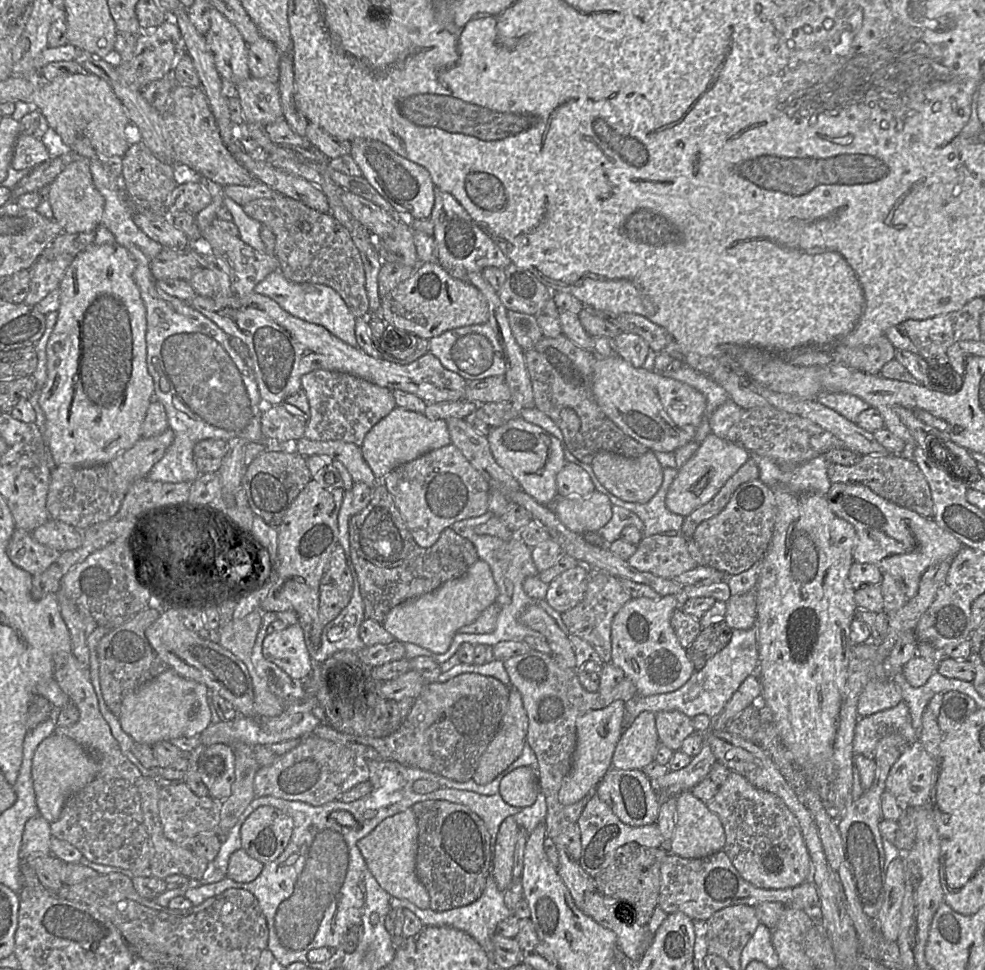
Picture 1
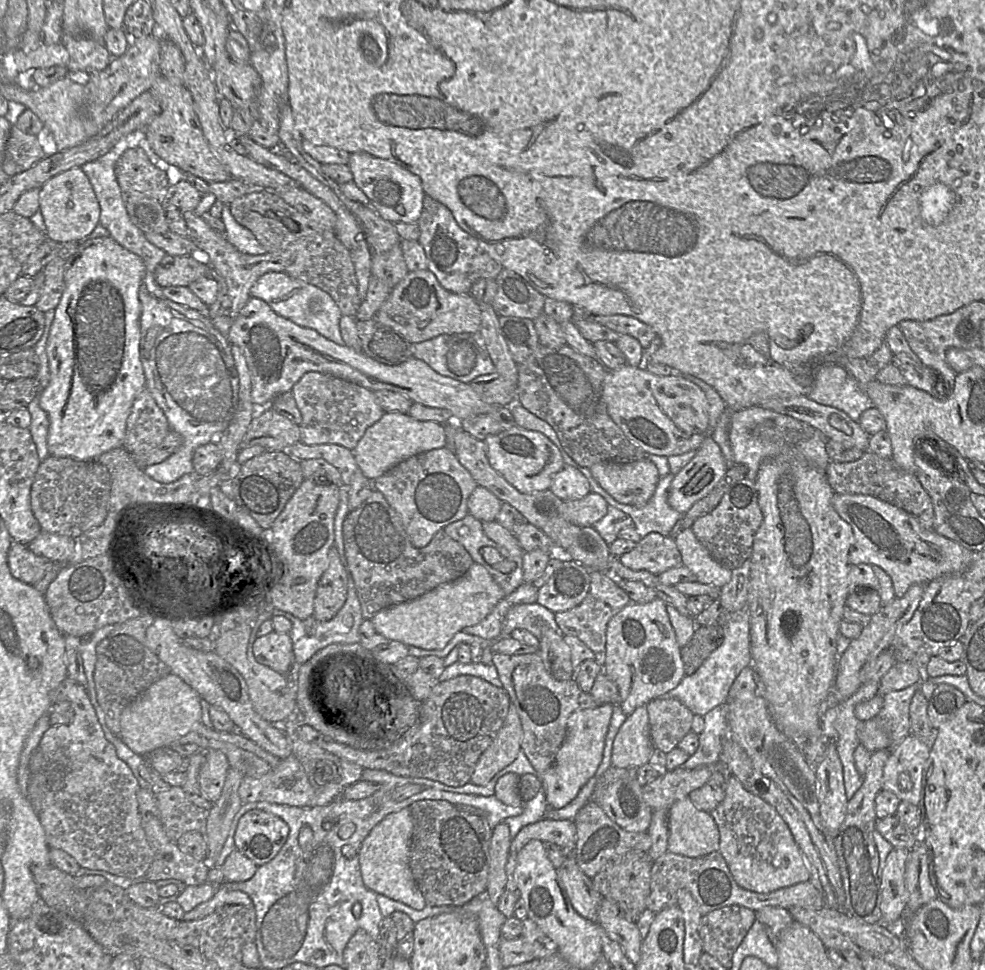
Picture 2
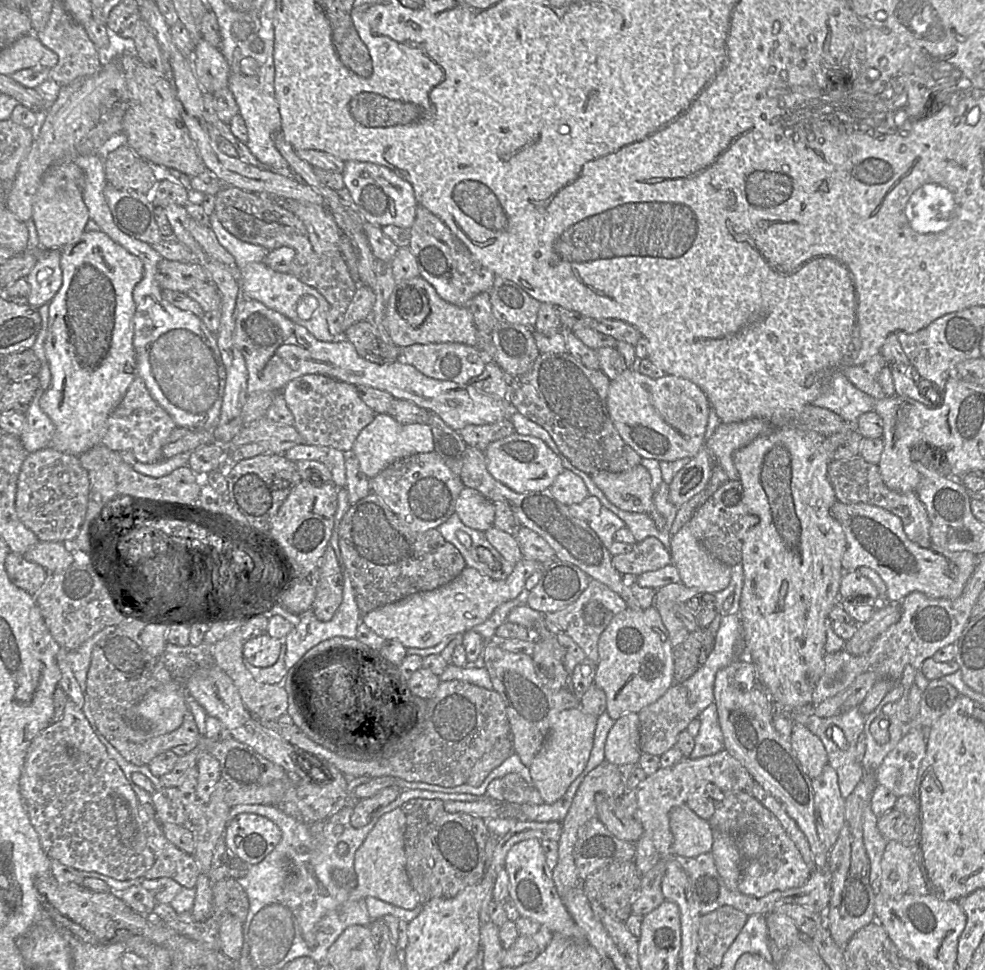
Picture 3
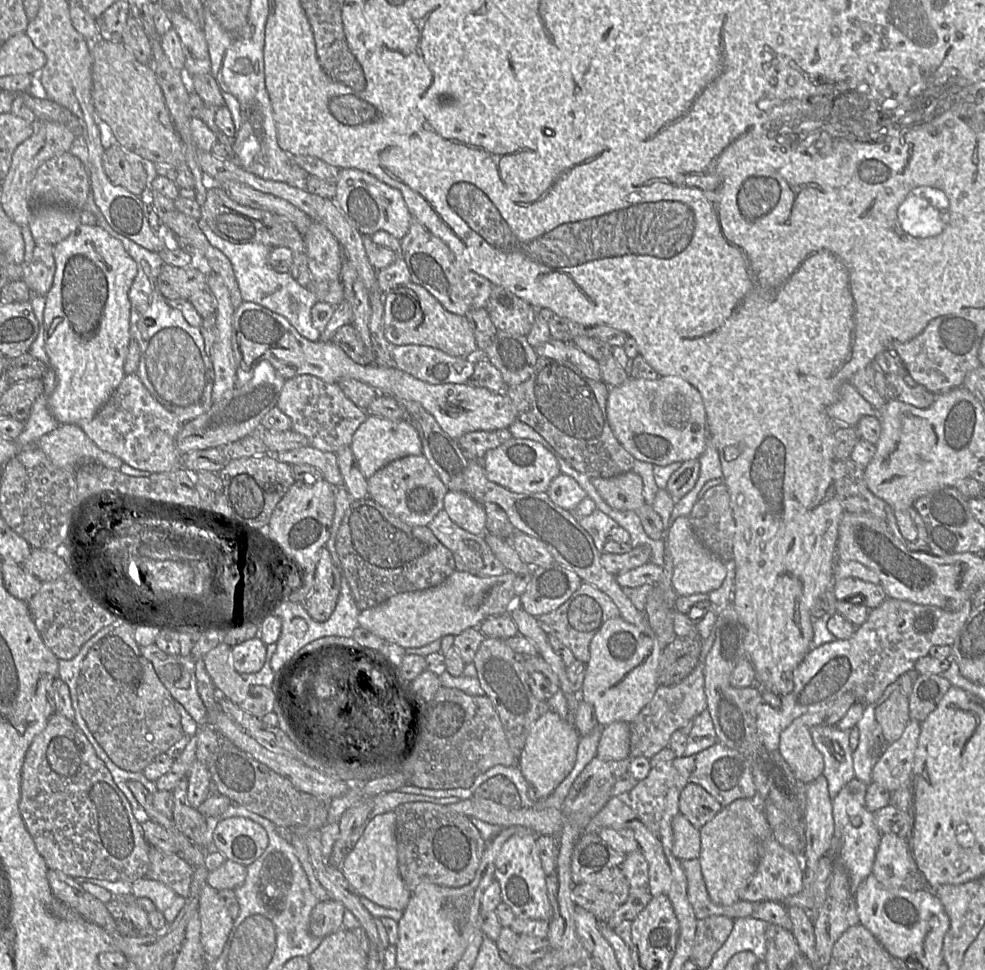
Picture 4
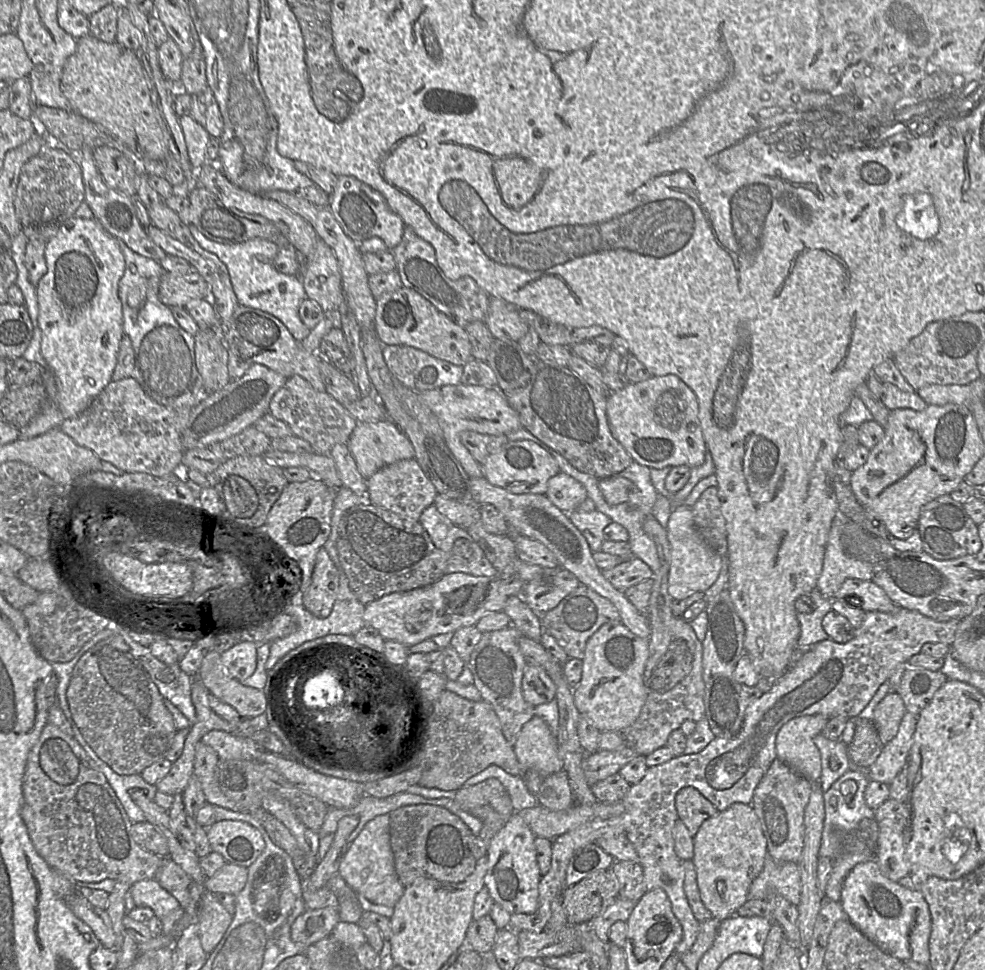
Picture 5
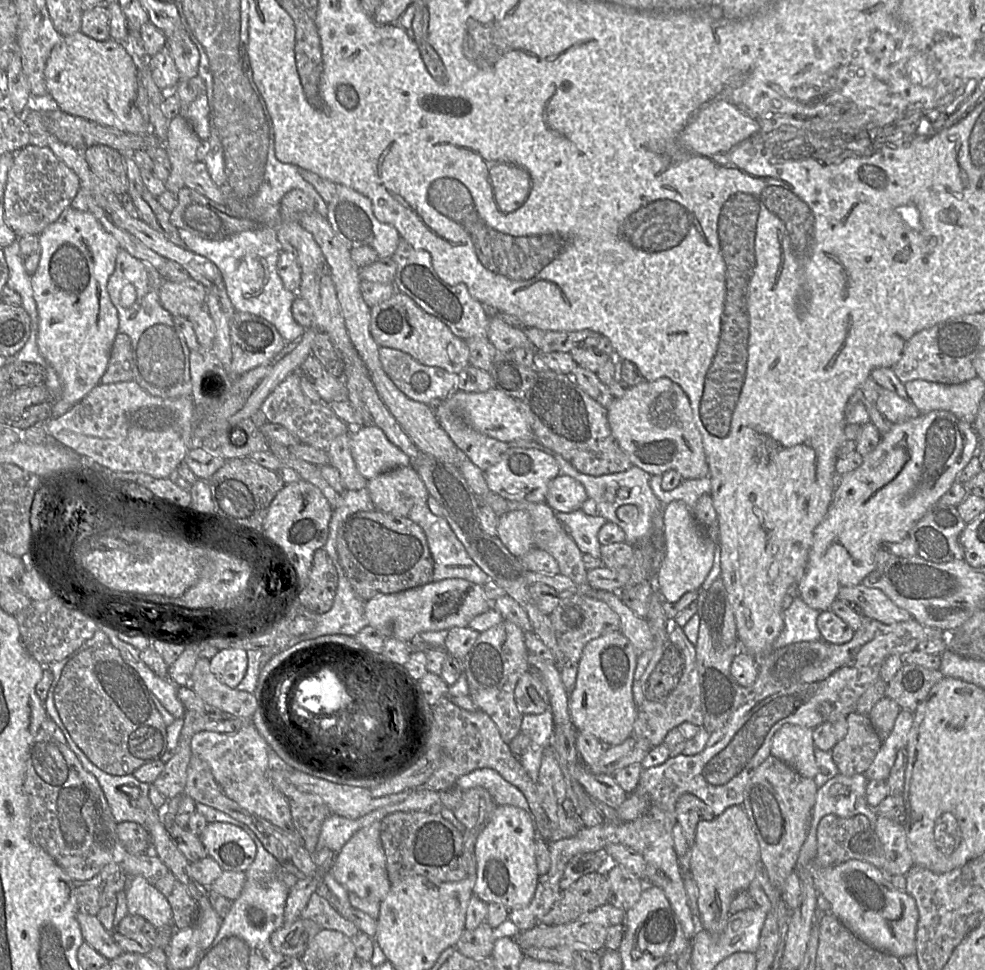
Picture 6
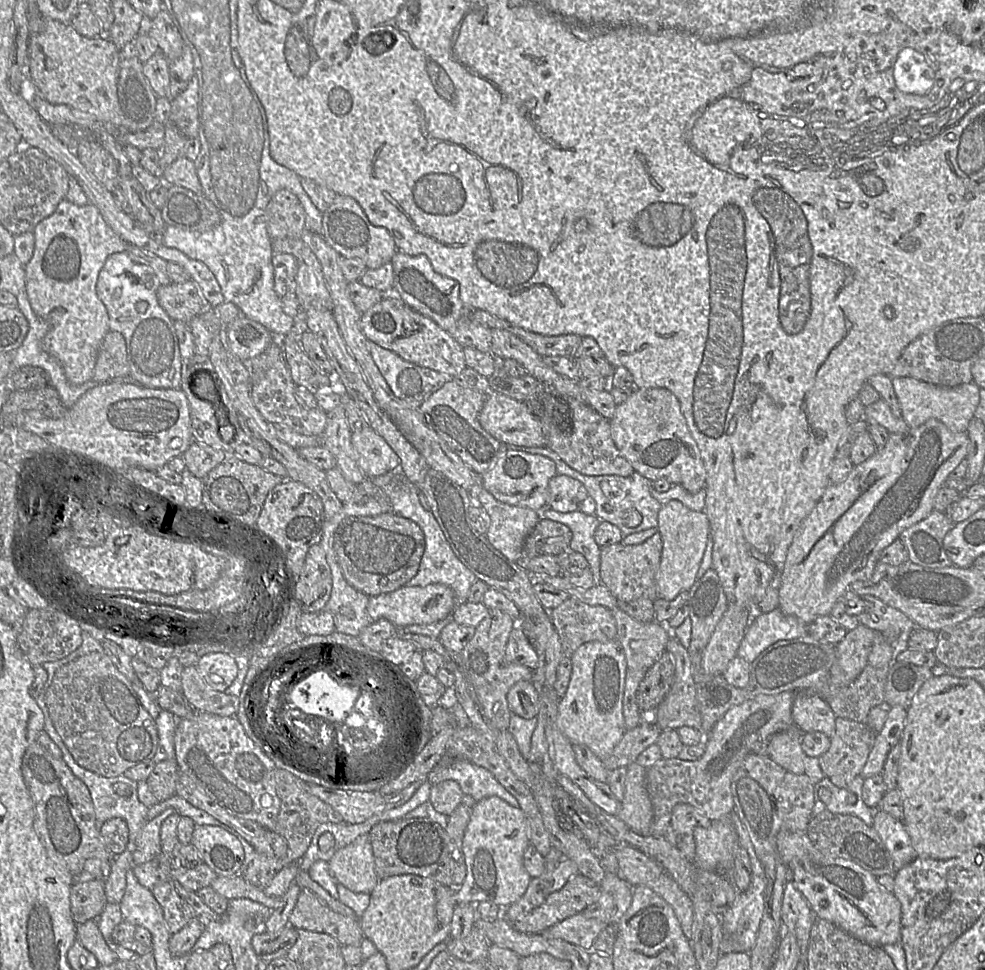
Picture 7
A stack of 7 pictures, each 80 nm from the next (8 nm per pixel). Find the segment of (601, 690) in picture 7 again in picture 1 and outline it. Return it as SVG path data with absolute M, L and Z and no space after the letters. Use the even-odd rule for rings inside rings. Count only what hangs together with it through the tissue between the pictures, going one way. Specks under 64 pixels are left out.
M683 585L680 586L682 587L682 593L679 593L677 595L661 596L659 599L650 599L647 597L630 599L626 604L622 606L622 608L618 611L618 613L613 618L612 625L611 625L611 663L621 668L624 672L625 678L633 682L633 684L636 687L636 695L650 696L655 694L673 692L679 689L681 686L683 686L695 672L695 668L687 655L686 649L681 646L676 636L676 633L671 625L671 616L673 612L677 608L681 609L682 605L687 600L687 597L683 592Z

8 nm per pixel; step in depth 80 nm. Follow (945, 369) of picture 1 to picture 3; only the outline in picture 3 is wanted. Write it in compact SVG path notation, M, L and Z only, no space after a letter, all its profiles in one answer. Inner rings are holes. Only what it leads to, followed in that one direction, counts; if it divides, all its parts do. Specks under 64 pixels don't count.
M896 364L891 367L895 394L901 397L908 397L933 408L933 402L926 398L927 391L931 389L932 383L921 379L912 365L909 367Z

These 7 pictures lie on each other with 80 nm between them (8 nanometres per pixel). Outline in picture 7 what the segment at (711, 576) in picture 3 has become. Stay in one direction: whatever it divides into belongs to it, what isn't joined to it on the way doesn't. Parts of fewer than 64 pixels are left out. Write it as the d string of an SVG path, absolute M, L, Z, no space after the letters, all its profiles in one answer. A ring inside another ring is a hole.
M672 500L662 505L656 529L663 542L661 560L655 575L658 597L673 600L682 591L688 591L698 578L698 571L710 538L710 523L704 510L691 510L679 500Z

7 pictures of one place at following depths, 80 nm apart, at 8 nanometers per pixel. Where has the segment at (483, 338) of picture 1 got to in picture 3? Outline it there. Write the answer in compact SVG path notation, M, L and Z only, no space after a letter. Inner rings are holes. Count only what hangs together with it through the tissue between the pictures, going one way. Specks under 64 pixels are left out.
M431 343L414 344L402 348L398 362L415 367L429 378L468 384L471 379L484 371L488 362L493 361L487 359L478 346L468 346L461 343Z

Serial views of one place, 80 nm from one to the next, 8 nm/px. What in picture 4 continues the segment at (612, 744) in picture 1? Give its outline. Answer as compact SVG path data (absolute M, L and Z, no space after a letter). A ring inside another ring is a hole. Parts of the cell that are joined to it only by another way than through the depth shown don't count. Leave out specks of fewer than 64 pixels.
M547 711L532 726L518 760L518 766L533 785L540 799L549 797L573 770L581 735L574 724L558 714Z

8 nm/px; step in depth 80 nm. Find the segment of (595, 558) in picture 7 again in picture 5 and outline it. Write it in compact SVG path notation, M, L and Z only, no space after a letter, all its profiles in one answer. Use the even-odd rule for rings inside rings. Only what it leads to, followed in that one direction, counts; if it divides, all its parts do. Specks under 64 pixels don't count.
M597 510L590 513L573 511L568 513L568 518L585 537L591 551L601 552L604 542L603 531L612 520Z

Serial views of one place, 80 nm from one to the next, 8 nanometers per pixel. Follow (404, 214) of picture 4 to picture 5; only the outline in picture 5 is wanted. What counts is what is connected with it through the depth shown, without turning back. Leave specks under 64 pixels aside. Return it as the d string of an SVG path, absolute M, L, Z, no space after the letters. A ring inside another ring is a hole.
M353 176L338 177L328 208L344 233L358 244L372 237L379 237L388 250L393 250L402 240L405 229L402 218L389 208L380 192Z

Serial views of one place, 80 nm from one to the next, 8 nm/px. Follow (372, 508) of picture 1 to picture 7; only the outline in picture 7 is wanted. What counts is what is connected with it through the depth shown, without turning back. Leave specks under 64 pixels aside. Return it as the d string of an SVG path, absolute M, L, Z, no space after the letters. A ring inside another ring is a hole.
M393 511L377 516L346 517L334 533L334 551L346 581L369 597L405 586L417 574L424 550L422 529Z

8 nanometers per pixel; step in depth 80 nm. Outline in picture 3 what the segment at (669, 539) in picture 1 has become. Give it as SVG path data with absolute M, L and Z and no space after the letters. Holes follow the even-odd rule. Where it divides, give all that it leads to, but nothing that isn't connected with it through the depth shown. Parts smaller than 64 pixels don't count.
M647 537L633 545L631 552L612 556L611 562L625 580L629 581L634 576L670 565L672 557L659 539Z

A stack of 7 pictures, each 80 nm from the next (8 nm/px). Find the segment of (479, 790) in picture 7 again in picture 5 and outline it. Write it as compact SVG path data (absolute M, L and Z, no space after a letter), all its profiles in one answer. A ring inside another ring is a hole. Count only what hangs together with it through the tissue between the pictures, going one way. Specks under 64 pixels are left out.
M495 765L489 766L482 772L469 778L463 787L474 786L490 778L496 778L506 788L510 795L512 807L515 812L540 806L536 797L529 792L522 775L513 776L501 767Z

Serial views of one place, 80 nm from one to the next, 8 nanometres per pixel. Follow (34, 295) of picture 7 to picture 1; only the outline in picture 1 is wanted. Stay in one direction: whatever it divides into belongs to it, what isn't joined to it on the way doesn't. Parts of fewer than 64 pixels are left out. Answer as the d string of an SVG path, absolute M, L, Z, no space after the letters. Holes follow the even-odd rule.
M117 243L111 245L92 245L75 255L71 265L61 280L60 306L58 317L46 347L46 381L40 393L39 405L44 413L43 435L55 466L97 466L113 460L120 453L133 447L141 439L141 426L147 409L154 398L154 382L147 370L146 347L146 308L140 291L133 279L135 261L127 249Z

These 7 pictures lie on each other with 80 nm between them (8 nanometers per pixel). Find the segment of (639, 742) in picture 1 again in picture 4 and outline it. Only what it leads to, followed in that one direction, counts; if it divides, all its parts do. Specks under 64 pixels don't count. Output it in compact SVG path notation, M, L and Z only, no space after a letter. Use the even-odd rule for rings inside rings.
M614 722L603 728L597 756L603 760L619 761L630 755L630 723Z

